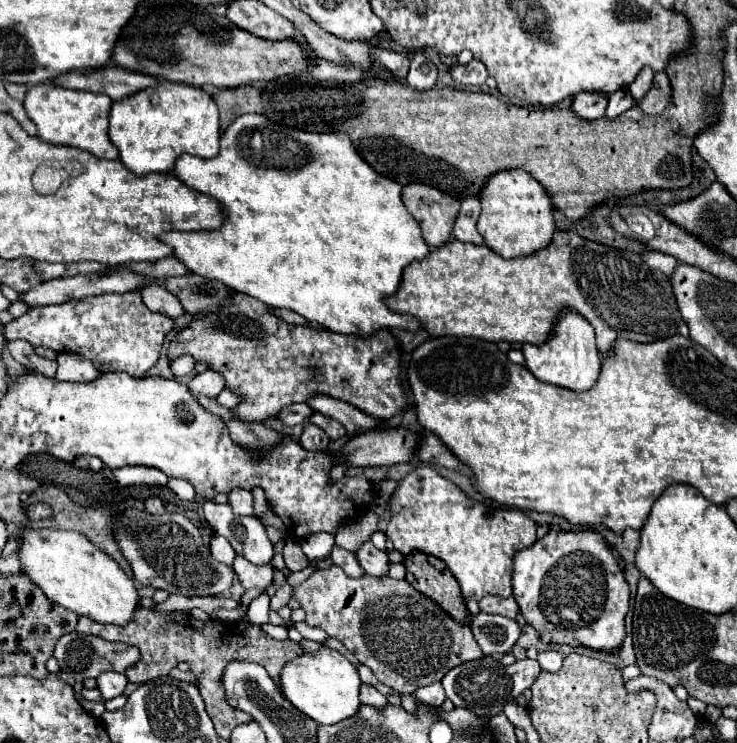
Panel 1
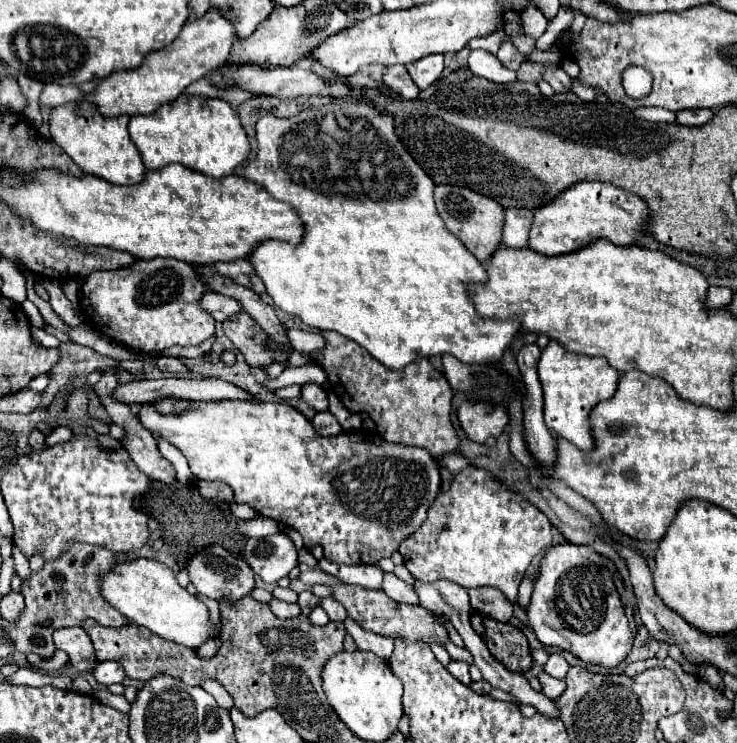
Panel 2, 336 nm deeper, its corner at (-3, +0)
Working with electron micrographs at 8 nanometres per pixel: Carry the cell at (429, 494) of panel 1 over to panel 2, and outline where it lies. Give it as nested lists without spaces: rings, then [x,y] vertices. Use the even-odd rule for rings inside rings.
[[[467,465],[463,471],[459,471],[453,481],[449,491],[441,493],[431,509],[427,511],[427,519],[423,525],[411,533],[401,545],[399,553],[403,555],[405,567],[411,571],[413,577],[421,581],[437,581],[437,579],[449,579],[465,589],[469,587],[495,587],[509,601],[517,601],[517,587],[533,561],[535,555],[545,551],[551,545],[553,533],[551,533],[551,523],[549,519],[531,503],[521,499],[519,495],[507,491],[501,487],[497,481],[493,481],[483,469]]]

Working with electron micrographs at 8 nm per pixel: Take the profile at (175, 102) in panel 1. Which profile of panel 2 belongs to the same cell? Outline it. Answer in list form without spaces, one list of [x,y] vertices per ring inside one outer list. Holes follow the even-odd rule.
[[[179,95],[175,101],[163,103],[151,115],[133,115],[129,121],[129,135],[141,153],[145,169],[159,169],[169,163],[181,163],[207,177],[219,179],[231,175],[239,165],[247,161],[249,141],[237,117],[237,111],[223,99],[201,99],[199,95]]]

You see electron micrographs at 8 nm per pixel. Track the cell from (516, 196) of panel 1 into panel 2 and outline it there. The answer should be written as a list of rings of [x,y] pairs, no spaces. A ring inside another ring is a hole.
[[[581,181],[533,213],[535,221],[531,223],[529,247],[541,255],[565,255],[595,239],[609,239],[615,245],[631,245],[643,235],[647,205],[637,195],[625,193],[609,183]]]

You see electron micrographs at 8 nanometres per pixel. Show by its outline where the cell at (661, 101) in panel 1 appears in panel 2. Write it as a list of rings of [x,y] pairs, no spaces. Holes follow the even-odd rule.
[[[685,109],[677,113],[677,123],[687,127],[699,127],[705,125],[713,117],[711,109]]]

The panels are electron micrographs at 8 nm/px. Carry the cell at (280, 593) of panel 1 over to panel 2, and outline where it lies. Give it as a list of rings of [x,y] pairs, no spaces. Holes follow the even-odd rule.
[[[321,559],[319,569],[341,579],[343,583],[361,585],[365,589],[381,589],[383,571],[375,565],[337,565],[327,559]]]

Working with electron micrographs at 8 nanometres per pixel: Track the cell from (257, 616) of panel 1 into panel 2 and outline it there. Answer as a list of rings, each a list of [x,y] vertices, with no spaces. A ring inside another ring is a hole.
[[[271,599],[269,605],[271,605],[271,611],[279,619],[293,619],[293,617],[299,617],[299,613],[301,613],[297,603],[285,603],[285,601],[279,601],[279,599]]]

